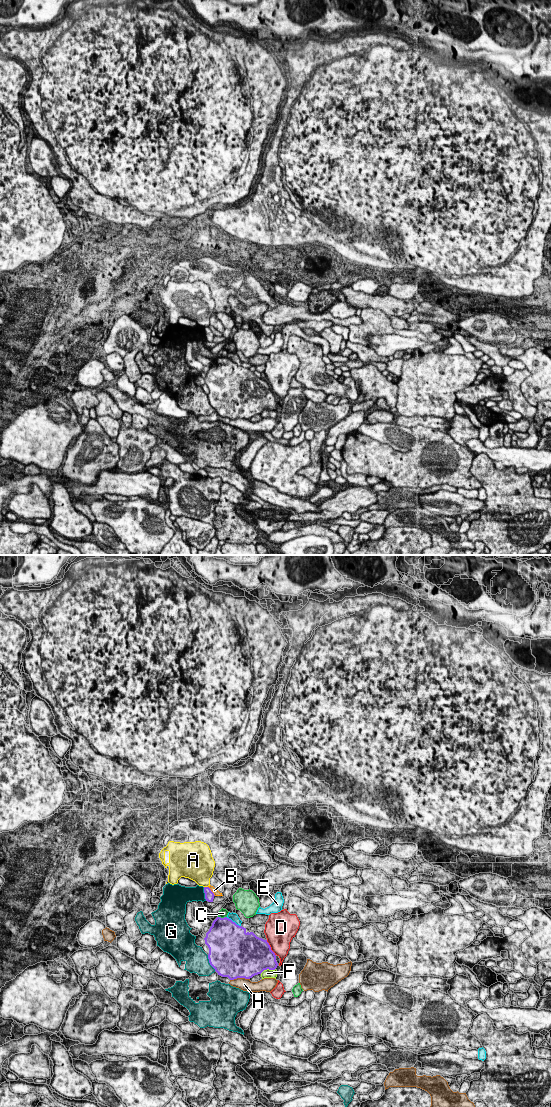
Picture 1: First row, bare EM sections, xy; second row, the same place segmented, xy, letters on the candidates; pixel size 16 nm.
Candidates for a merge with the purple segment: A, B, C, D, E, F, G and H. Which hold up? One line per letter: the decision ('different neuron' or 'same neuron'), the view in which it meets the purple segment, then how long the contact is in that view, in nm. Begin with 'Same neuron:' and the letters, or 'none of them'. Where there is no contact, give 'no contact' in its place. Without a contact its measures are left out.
Same neuron: none of them
A: different neuron; meets purple in xy; contact 70 nm long
B: different neuron; meets purple in xy; contact 200 nm long
C: different neuron; meets purple in xy; contact 140 nm long
D: different neuron; meets purple in xy; contact 300 nm long
E: different neuron; meets purple in xy; contact 280 nm long
F: different neuron; meets purple in xy; contact 260 nm long
G: different neuron; meets purple in xy; contact 280 nm long
H: different neuron; meets purple in xy; contact 320 nm long

